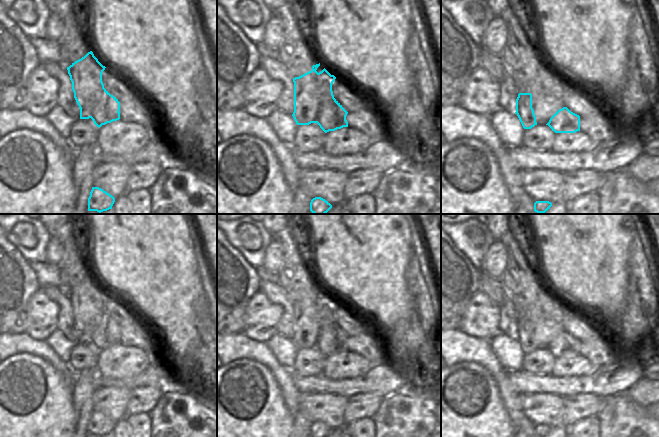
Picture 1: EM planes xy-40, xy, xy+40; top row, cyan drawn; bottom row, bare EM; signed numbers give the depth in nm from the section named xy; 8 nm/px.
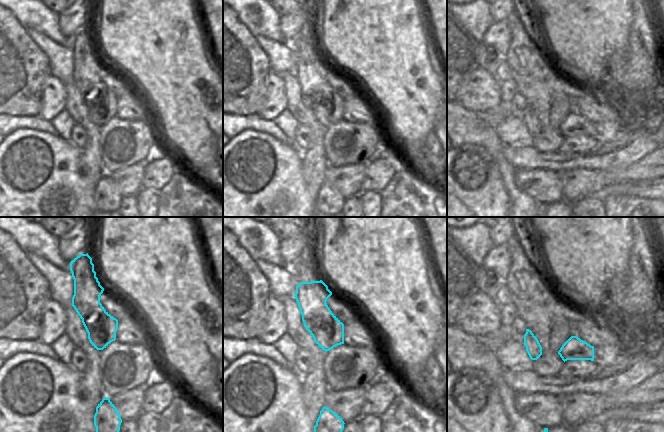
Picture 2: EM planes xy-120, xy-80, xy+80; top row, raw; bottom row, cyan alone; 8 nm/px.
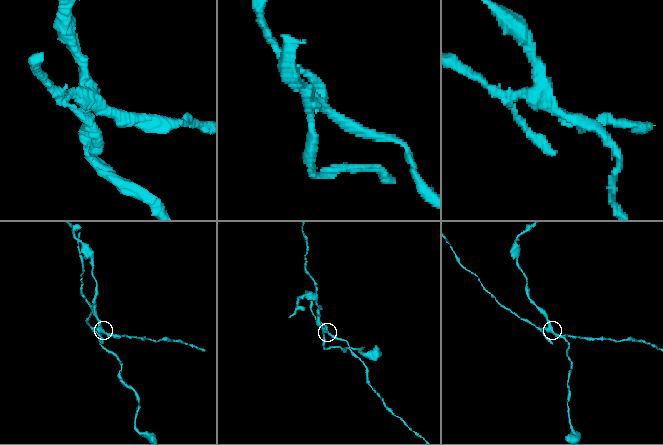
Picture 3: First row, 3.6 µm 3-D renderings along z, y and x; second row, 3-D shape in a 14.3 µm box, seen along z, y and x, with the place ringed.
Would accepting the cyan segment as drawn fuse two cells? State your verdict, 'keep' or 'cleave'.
cleave

